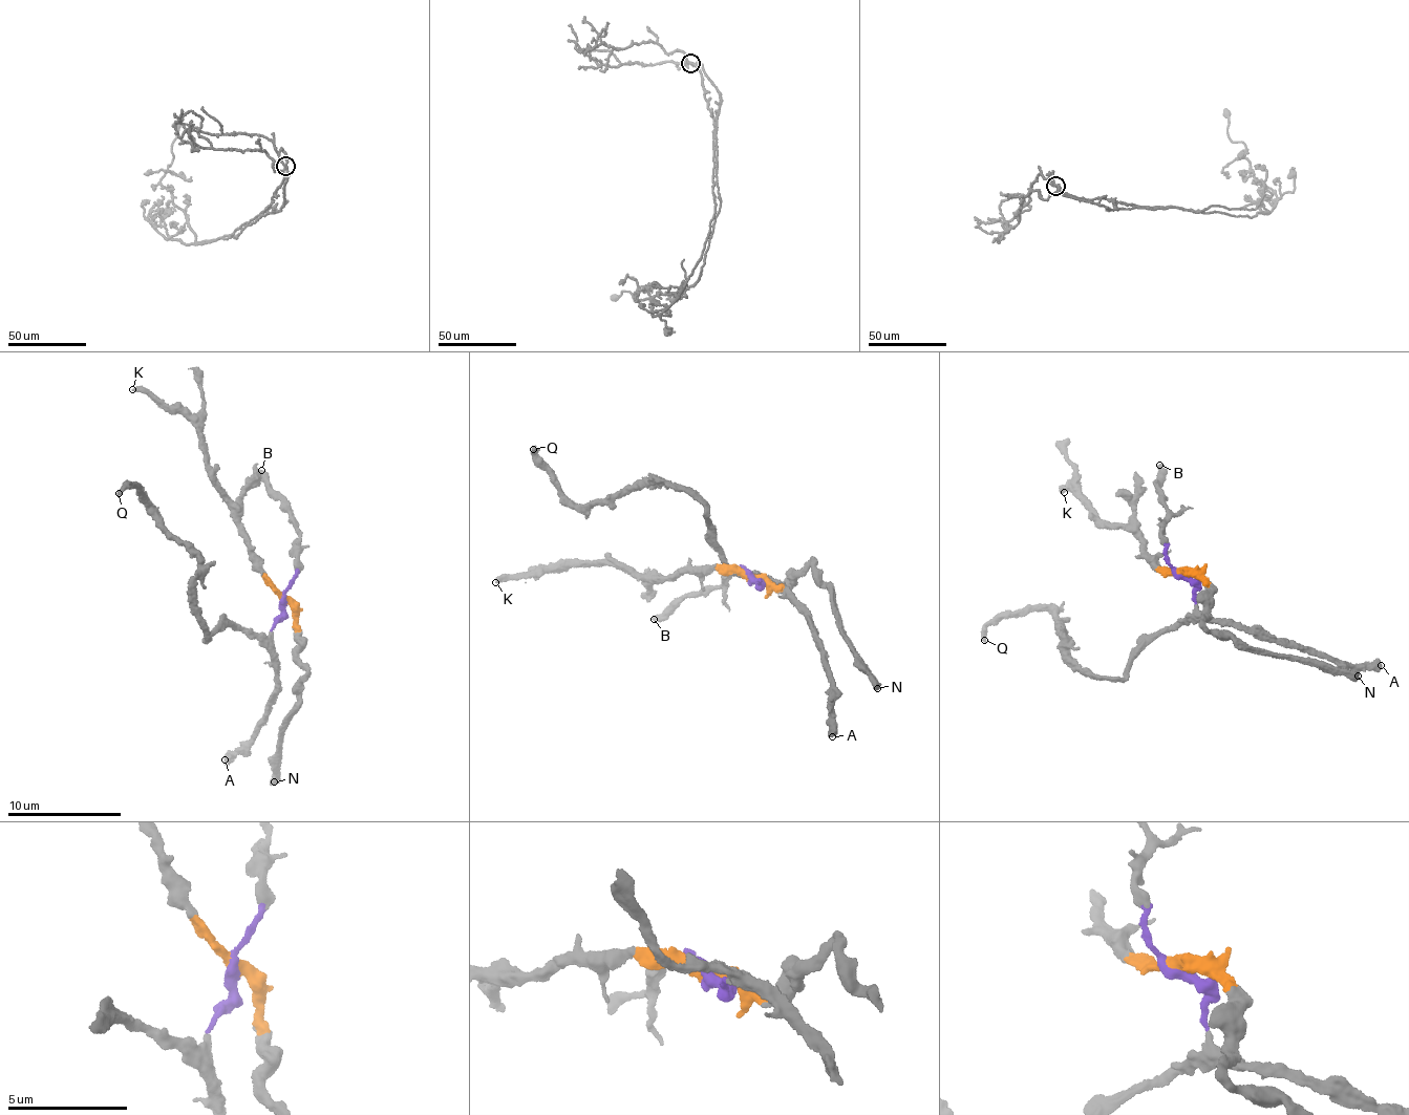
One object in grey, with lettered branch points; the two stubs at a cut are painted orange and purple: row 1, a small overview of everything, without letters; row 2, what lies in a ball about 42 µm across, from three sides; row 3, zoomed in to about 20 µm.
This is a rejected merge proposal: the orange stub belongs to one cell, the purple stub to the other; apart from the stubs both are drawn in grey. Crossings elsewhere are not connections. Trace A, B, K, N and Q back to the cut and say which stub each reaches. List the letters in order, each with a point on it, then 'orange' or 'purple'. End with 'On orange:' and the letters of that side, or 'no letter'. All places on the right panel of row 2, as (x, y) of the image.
A: at (1381, 665); purple
B: at (1159, 465); purple
K: at (1064, 492); orange
N: at (1358, 676); orange
Q: at (984, 640); purple
On orange: K, N

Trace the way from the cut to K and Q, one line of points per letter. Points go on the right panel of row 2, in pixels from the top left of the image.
K: (1180, 574), (1158, 565), (1145, 541), (1098, 517), (1073, 489), (1063, 491)
Q: (1180, 574), (1194, 612), (1121, 679), (1077, 663), (1045, 609), (1000, 616), (985, 640)

